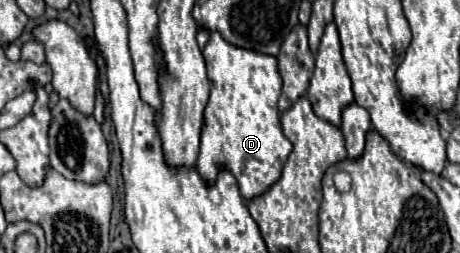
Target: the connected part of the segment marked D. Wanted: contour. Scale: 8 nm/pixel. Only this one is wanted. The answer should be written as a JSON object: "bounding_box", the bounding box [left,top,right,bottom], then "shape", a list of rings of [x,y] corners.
{"bounding_box":[197,32,293,200],"shape":[[[219,32],[209,36],[203,58],[211,82],[211,96],[205,108],[197,172],[203,176],[205,184],[215,184],[215,176],[227,170],[237,178],[245,200],[257,198],[279,180],[283,164],[293,148],[279,122],[277,100],[283,78],[277,70],[277,58],[231,46]]]}

